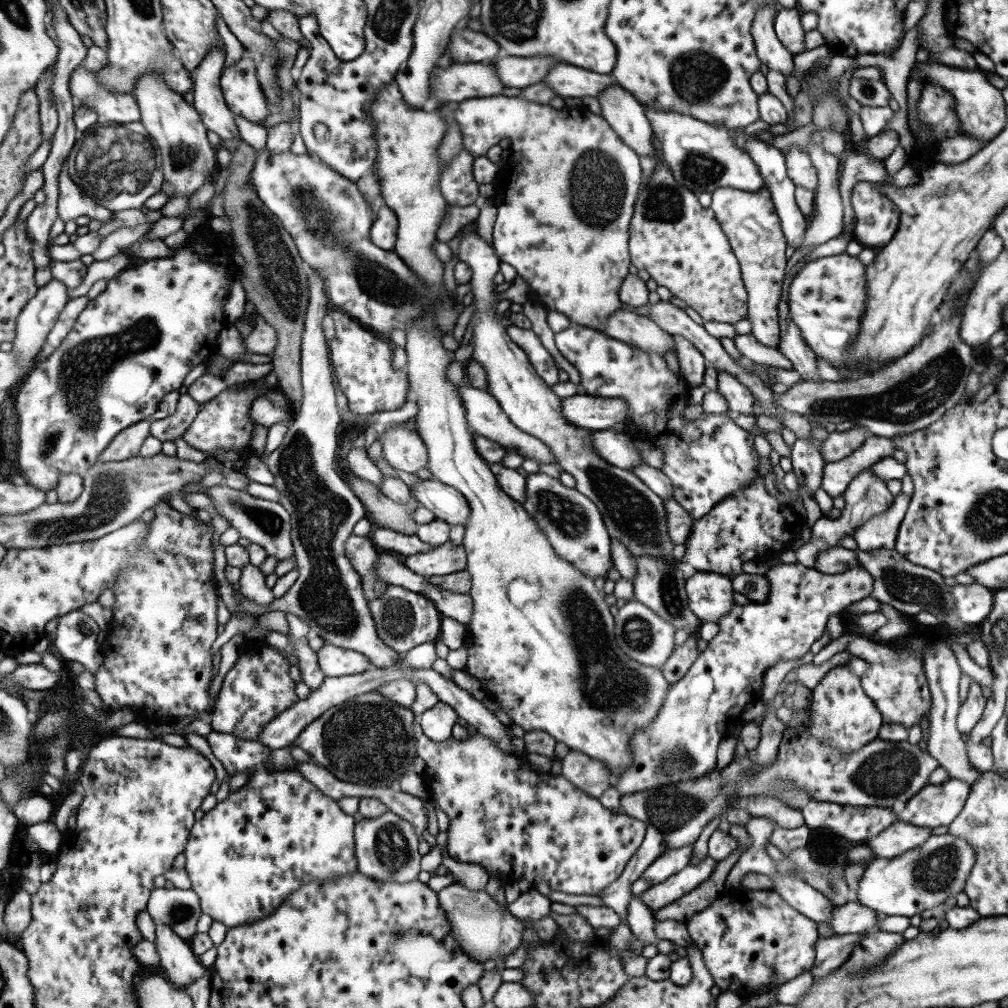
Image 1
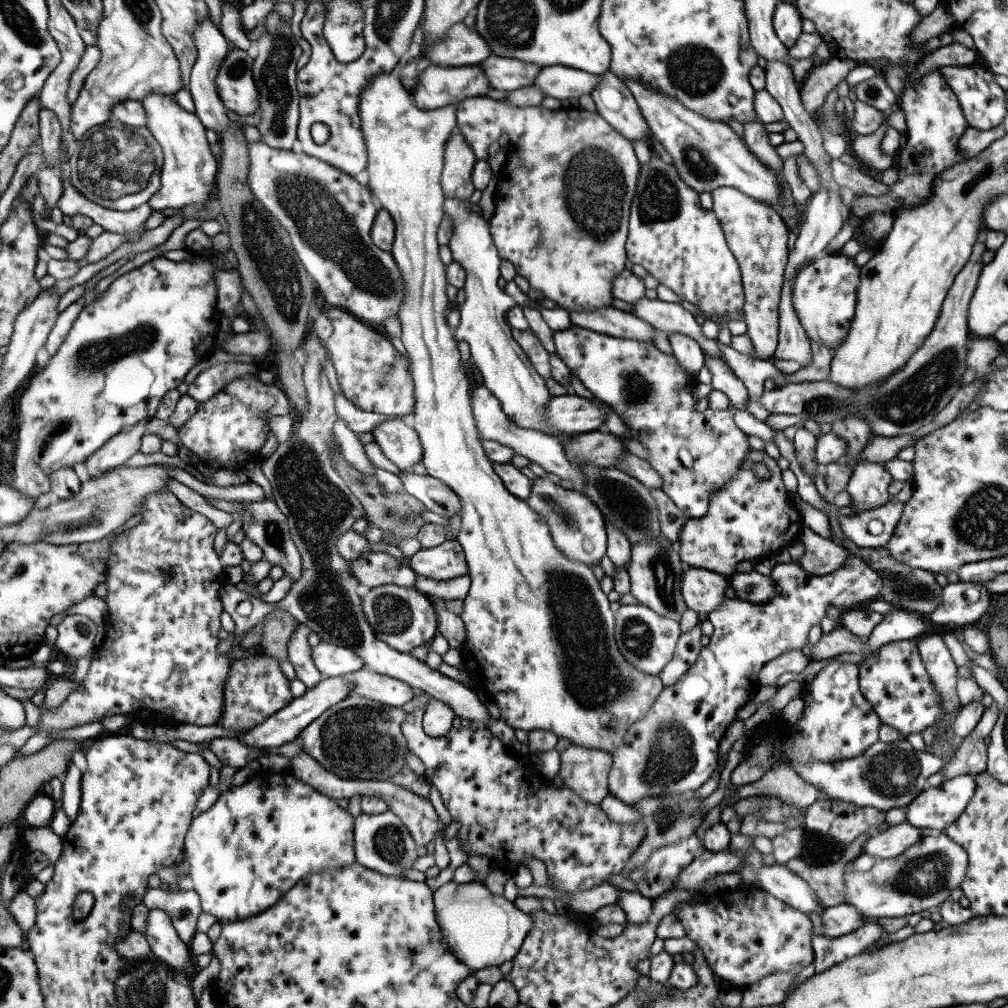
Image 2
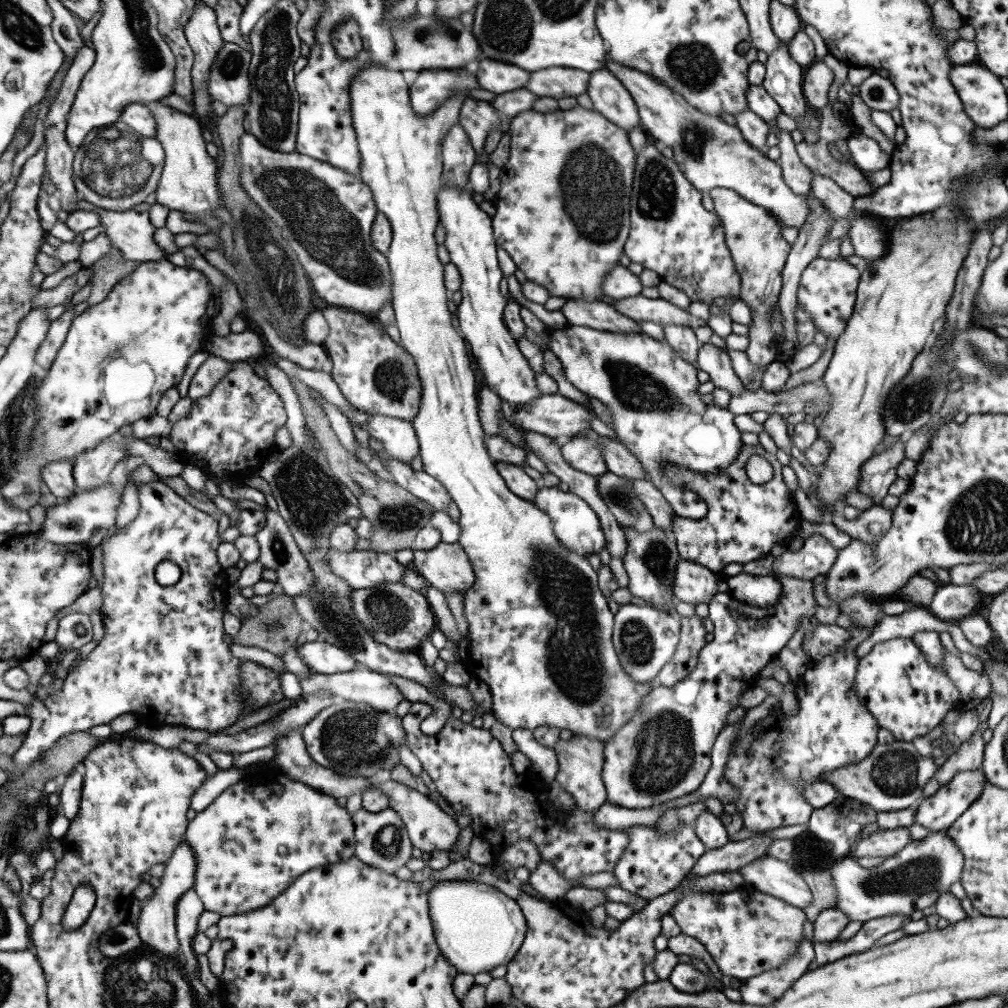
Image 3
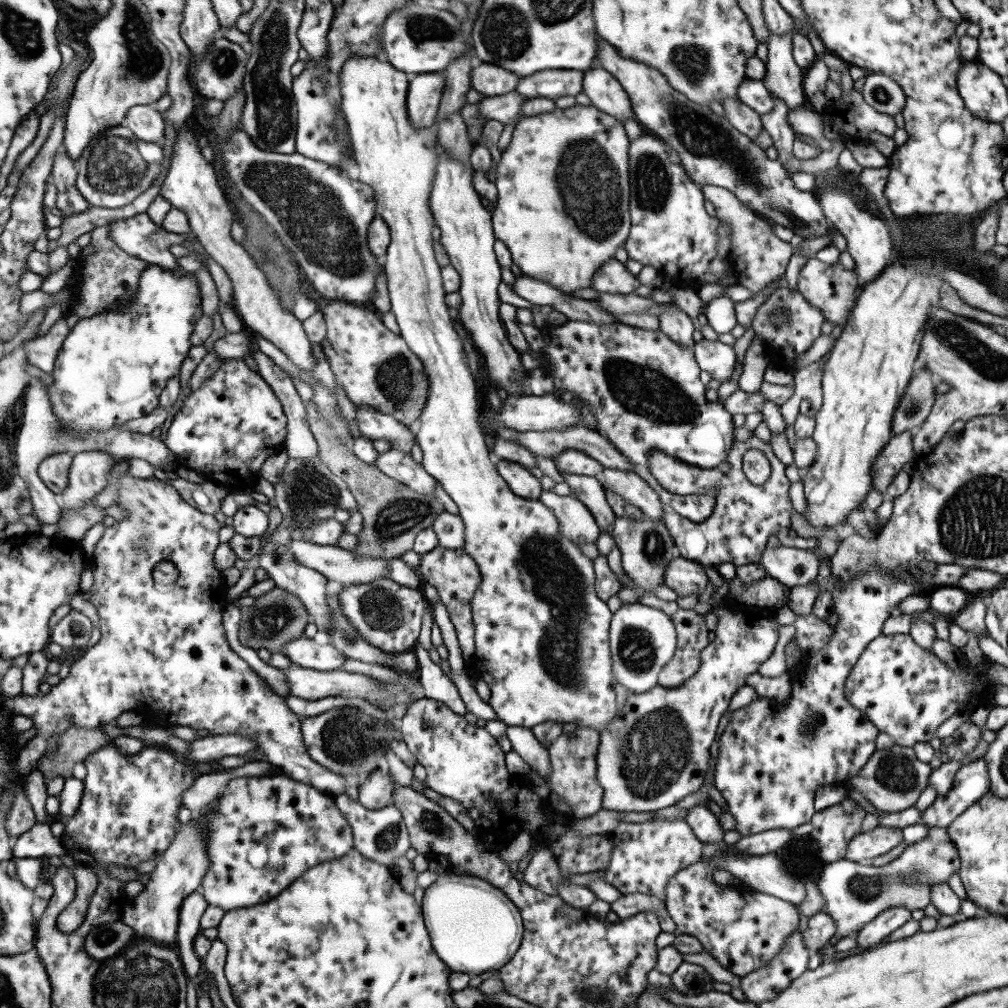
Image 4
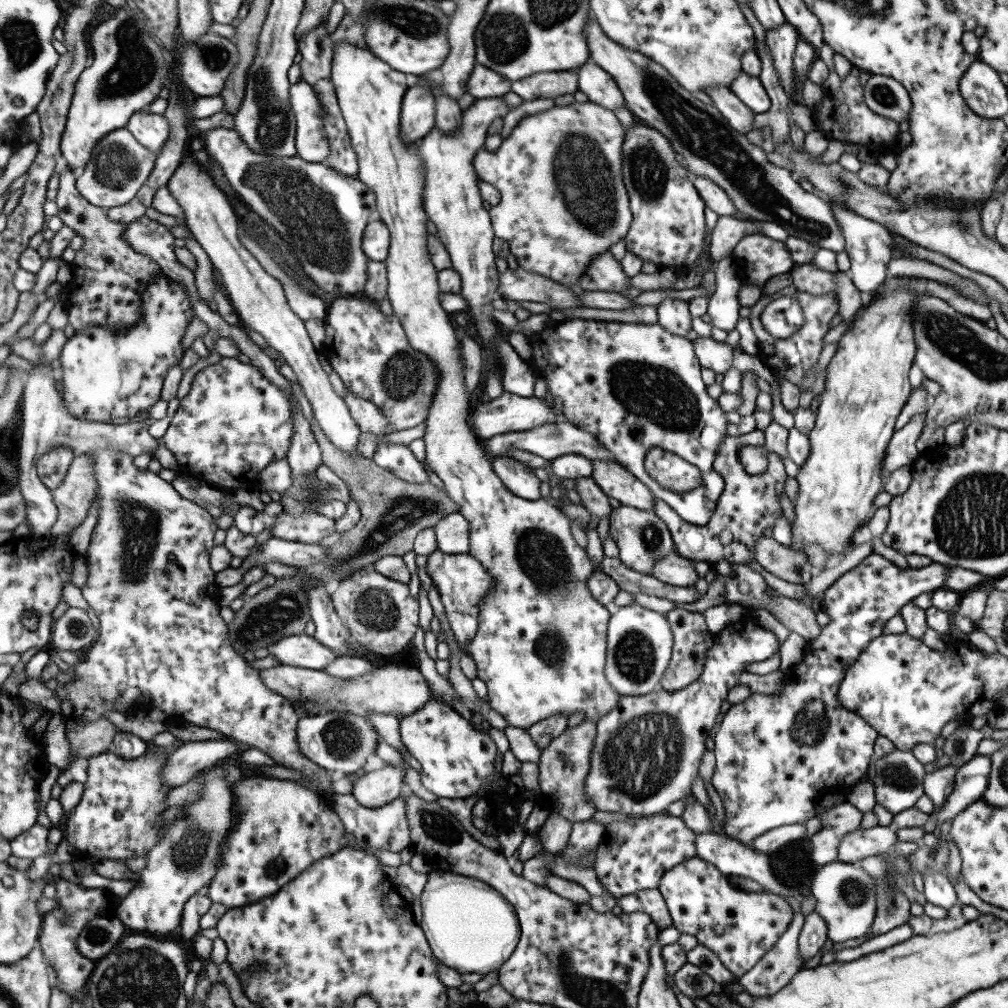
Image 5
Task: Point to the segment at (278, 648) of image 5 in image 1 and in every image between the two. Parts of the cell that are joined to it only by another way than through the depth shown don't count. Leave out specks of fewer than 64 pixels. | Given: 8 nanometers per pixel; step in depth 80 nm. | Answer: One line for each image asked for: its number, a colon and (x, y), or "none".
1: (334, 661)
2: (331, 661)
3: (320, 657)
4: (303, 652)

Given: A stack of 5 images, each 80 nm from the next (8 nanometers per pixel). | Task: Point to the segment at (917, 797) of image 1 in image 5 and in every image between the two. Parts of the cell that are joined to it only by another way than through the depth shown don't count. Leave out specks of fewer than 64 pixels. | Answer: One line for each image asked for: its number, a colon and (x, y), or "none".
2: (935, 807)
3: (937, 812)
4: (970, 782)
5: (970, 780)

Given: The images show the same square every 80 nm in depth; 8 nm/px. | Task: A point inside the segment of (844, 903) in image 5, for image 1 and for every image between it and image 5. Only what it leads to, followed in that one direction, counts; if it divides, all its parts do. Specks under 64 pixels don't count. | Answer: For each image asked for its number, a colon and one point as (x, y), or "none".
1: (922, 878)
2: (921, 877)
3: (911, 880)
4: (853, 893)

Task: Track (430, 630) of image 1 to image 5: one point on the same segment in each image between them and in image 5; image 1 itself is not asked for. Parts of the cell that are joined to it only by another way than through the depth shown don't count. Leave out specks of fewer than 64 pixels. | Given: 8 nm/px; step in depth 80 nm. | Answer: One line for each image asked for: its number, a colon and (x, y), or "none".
2: (401, 617)
3: (396, 616)
4: (387, 615)
5: (379, 613)

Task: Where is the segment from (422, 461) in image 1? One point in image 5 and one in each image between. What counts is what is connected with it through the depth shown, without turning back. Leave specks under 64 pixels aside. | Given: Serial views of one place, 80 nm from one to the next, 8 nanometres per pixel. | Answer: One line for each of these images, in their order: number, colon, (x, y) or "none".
2: (399, 443)
3: (397, 437)
4: (371, 424)
5: (367, 418)

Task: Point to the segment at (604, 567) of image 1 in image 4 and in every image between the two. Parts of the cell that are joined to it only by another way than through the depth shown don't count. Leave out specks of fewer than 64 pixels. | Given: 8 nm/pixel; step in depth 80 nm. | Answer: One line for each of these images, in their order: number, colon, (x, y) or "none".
2: (575, 524)
3: (576, 527)
4: (575, 522)

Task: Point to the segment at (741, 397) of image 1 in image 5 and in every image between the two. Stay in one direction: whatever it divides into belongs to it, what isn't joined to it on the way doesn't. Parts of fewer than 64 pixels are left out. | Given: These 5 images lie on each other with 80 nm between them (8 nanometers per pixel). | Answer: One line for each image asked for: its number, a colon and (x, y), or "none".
2: (722, 378)
3: (713, 360)
4: (714, 357)
5: (716, 356)

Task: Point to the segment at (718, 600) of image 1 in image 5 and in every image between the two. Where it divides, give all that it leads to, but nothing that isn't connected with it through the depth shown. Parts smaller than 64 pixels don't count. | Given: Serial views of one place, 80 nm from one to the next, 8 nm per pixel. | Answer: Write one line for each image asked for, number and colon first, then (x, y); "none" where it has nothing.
2: (702, 590)
3: (693, 583)
4: (685, 577)
5: (673, 569)

